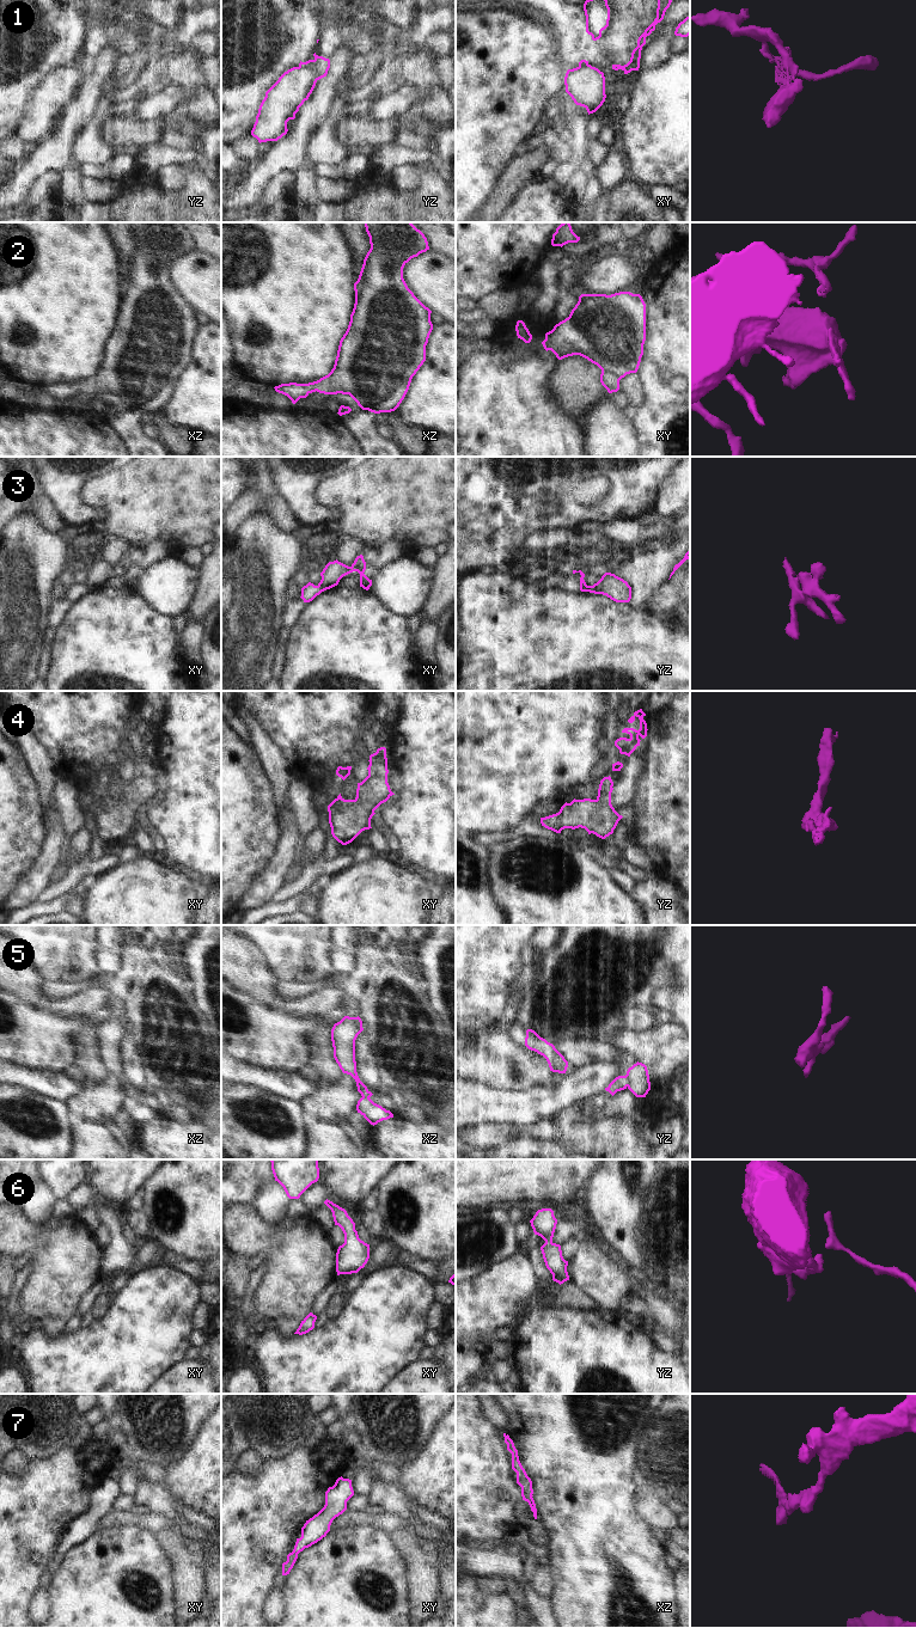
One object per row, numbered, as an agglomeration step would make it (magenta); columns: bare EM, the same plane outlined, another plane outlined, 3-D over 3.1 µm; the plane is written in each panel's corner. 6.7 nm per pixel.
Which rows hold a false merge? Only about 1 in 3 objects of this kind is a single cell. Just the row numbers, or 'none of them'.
1, 3, 5

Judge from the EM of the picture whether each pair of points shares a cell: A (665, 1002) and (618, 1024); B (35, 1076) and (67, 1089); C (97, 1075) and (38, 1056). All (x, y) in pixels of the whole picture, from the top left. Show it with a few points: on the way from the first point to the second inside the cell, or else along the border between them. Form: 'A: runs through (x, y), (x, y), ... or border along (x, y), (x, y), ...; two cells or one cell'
A: border along (664, 981), (655, 991), (651, 1007); two cells
B: runs through (43, 1082), (59, 1087); one cell
C: border along (74, 1034), (72, 1038), (74, 1050), (73, 1063); two cells

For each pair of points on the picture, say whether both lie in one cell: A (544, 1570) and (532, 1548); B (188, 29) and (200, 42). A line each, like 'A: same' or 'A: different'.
A: different
B: different

